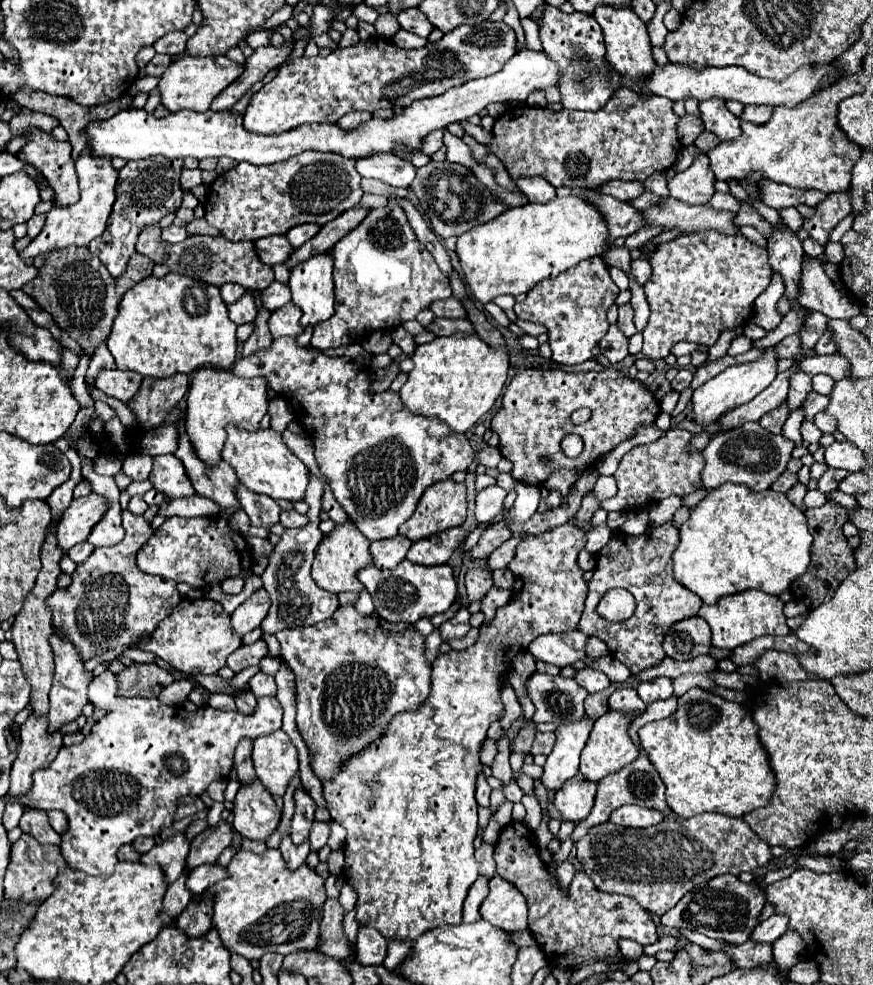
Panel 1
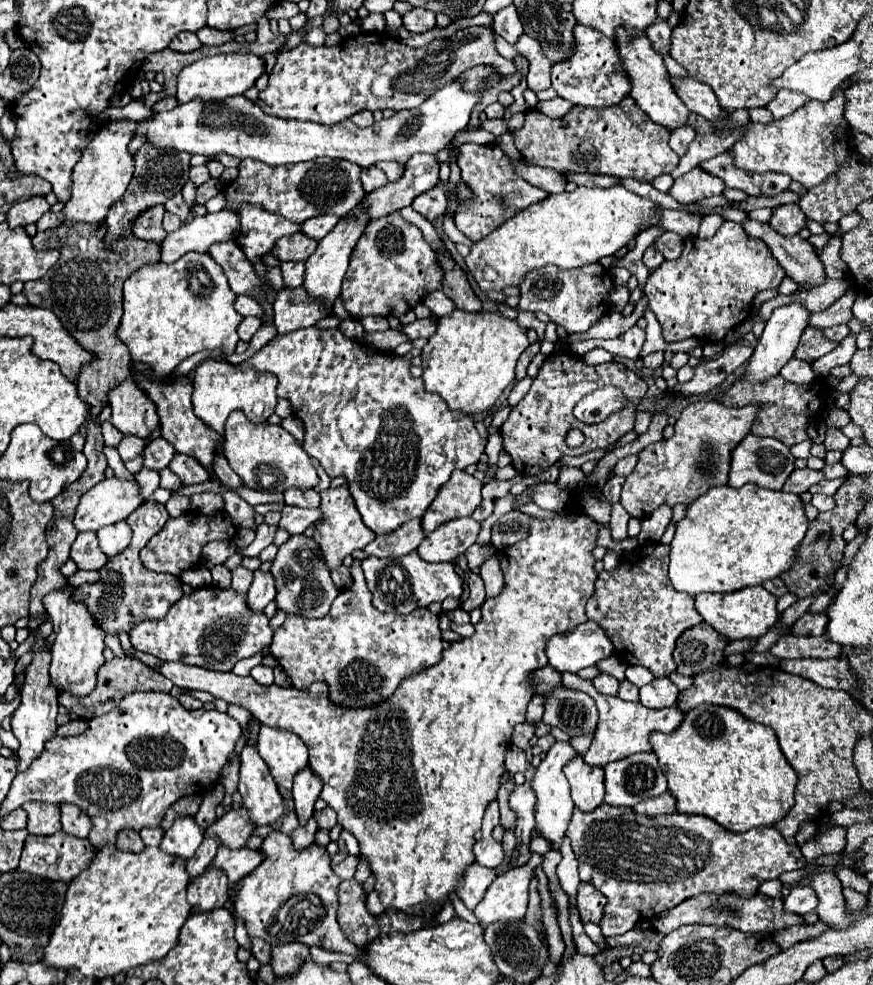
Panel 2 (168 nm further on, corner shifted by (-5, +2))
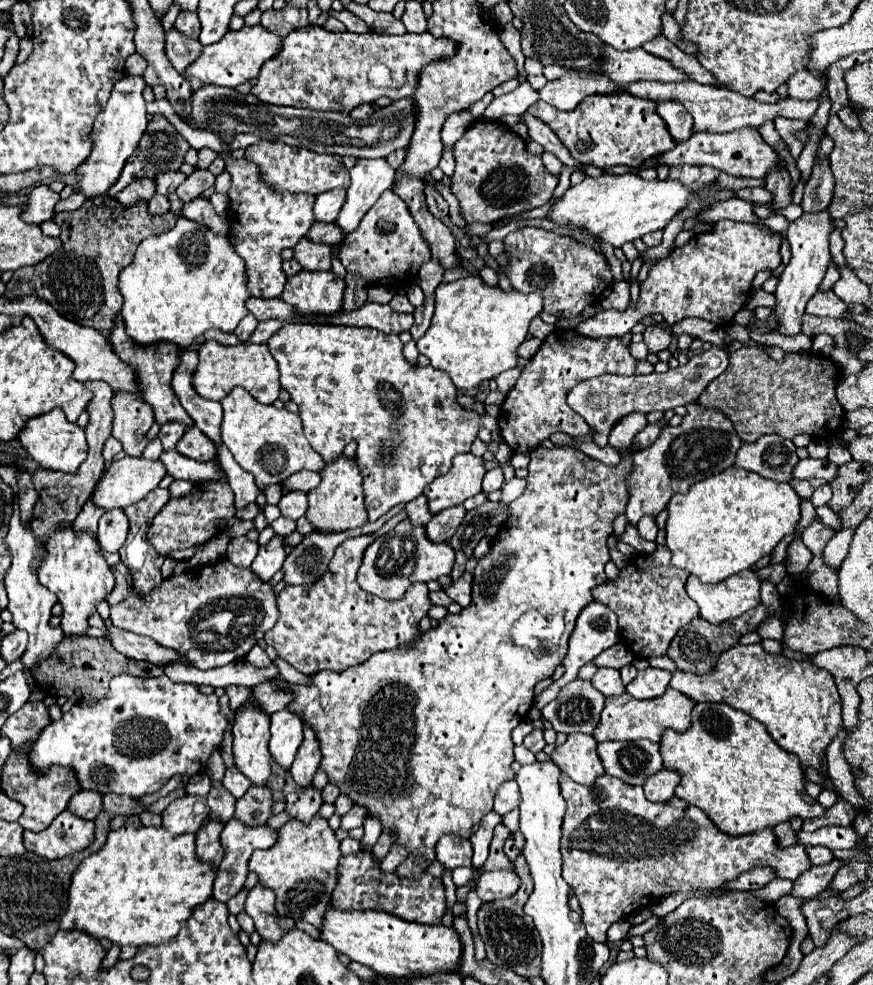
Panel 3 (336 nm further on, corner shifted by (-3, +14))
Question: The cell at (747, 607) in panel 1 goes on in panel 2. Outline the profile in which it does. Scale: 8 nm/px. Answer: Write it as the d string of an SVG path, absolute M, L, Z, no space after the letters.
M762 586L742 588L740 592L730 594L698 594L694 596L696 610L702 614L704 622L710 624L716 632L722 636L728 636L728 640L742 640L742 638L760 638L778 622L778 610L776 610L776 596L772 596Z

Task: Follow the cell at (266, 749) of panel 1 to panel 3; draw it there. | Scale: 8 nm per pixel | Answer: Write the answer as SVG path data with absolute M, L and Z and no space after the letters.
M280 710L270 714L270 754L272 758L284 768L288 770L290 764L294 762L294 756L304 740L302 734L302 720L288 712L288 710Z

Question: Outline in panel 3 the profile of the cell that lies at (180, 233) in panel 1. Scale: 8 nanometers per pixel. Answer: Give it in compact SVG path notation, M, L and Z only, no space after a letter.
M156 194L156 196L154 196L150 202L148 202L148 210L150 210L150 214L162 216L162 214L170 212L170 202L168 202L168 198L166 198L166 196Z

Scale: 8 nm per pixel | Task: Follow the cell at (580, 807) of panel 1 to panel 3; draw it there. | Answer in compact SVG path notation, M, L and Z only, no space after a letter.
M570 734L564 744L556 746L550 758L564 774L582 786L594 784L594 780L604 774L602 762L596 754L596 740L588 734Z

